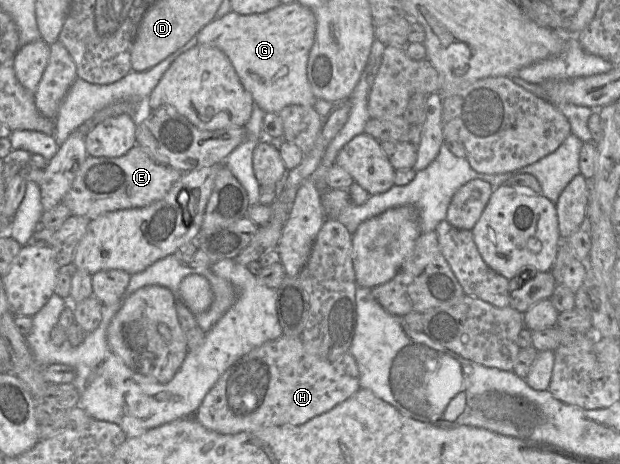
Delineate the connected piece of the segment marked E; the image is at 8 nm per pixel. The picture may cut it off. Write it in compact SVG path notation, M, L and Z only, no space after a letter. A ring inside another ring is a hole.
M137 144L120 157L87 156L62 203L72 215L93 220L107 212L141 208L164 198L183 173L156 162Z

